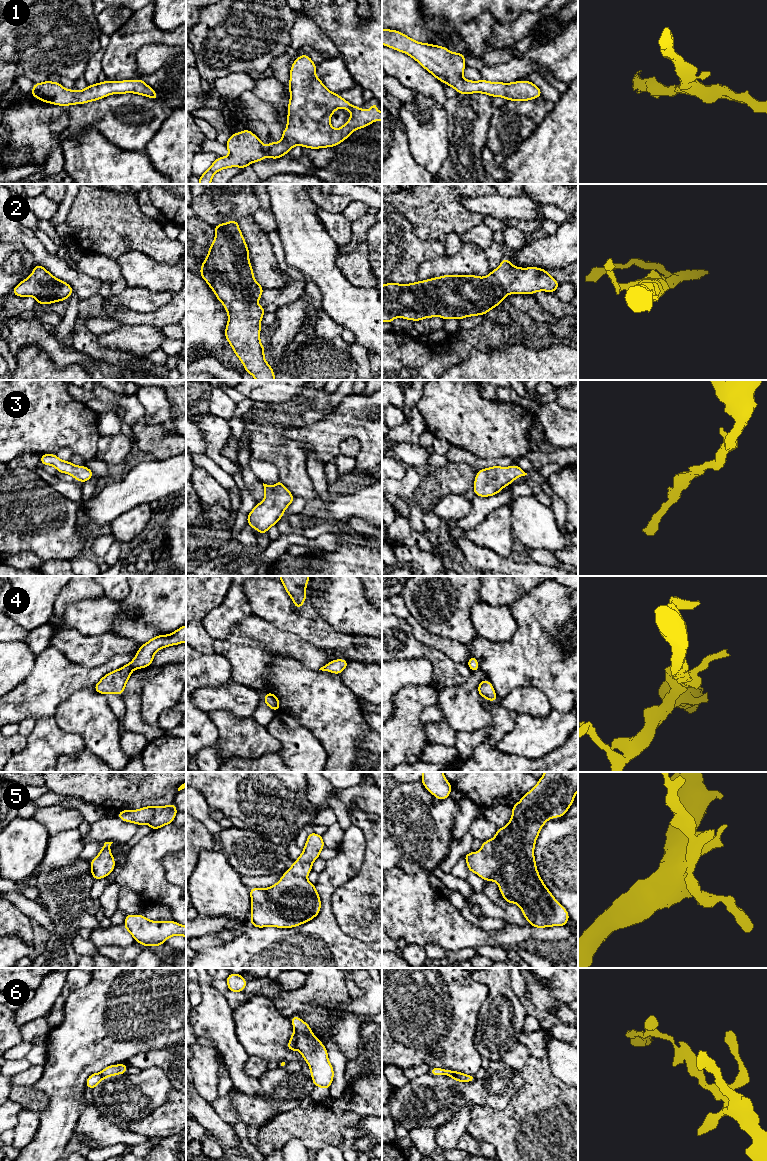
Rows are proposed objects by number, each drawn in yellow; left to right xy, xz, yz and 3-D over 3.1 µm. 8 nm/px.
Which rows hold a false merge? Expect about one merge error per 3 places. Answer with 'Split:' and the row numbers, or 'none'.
Split: 6

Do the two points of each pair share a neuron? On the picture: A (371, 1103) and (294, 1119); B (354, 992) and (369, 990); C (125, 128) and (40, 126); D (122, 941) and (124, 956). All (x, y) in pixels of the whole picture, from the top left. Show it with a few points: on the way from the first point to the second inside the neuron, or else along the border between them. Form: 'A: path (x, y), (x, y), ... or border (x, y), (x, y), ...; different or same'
A: path (352, 1112), (347, 1112), (338, 1119), (313, 1119); same
B: border (356, 983), (362, 994), (353, 999); different
C: path (104, 115), (79, 115), (68, 108), (60, 110); same
D: border (134, 941), (125, 947), (99, 947); different

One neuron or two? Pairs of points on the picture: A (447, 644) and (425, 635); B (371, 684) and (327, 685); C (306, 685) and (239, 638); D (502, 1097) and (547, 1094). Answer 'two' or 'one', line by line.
A: one
B: two
C: two
D: two

